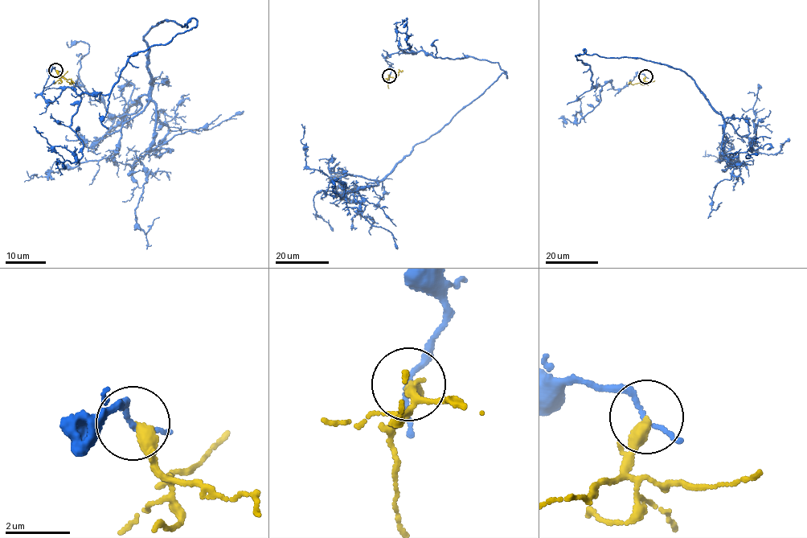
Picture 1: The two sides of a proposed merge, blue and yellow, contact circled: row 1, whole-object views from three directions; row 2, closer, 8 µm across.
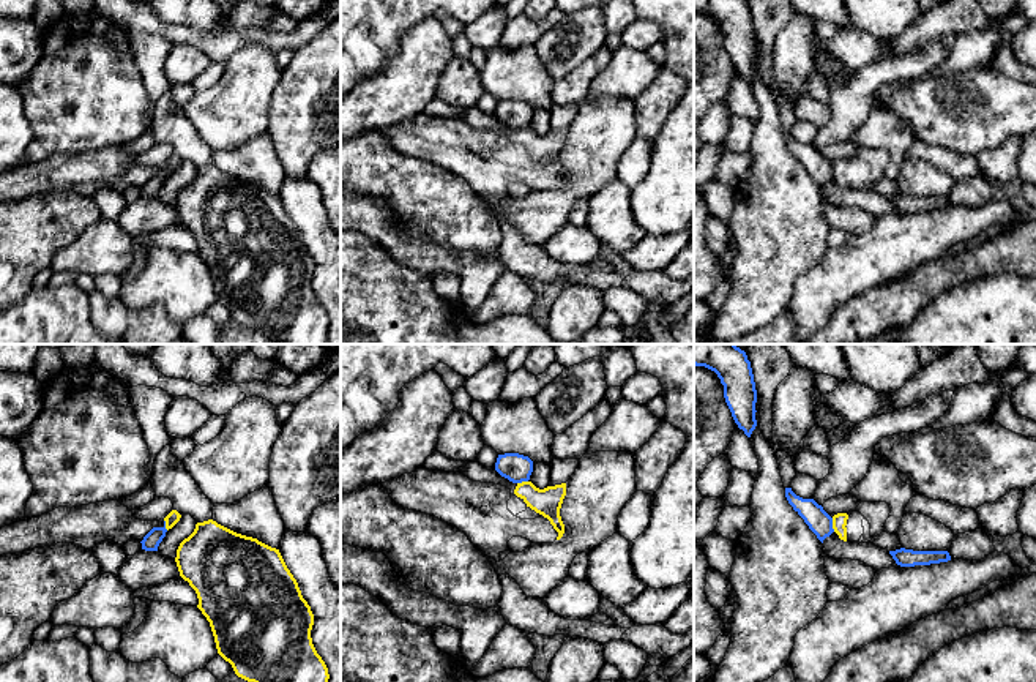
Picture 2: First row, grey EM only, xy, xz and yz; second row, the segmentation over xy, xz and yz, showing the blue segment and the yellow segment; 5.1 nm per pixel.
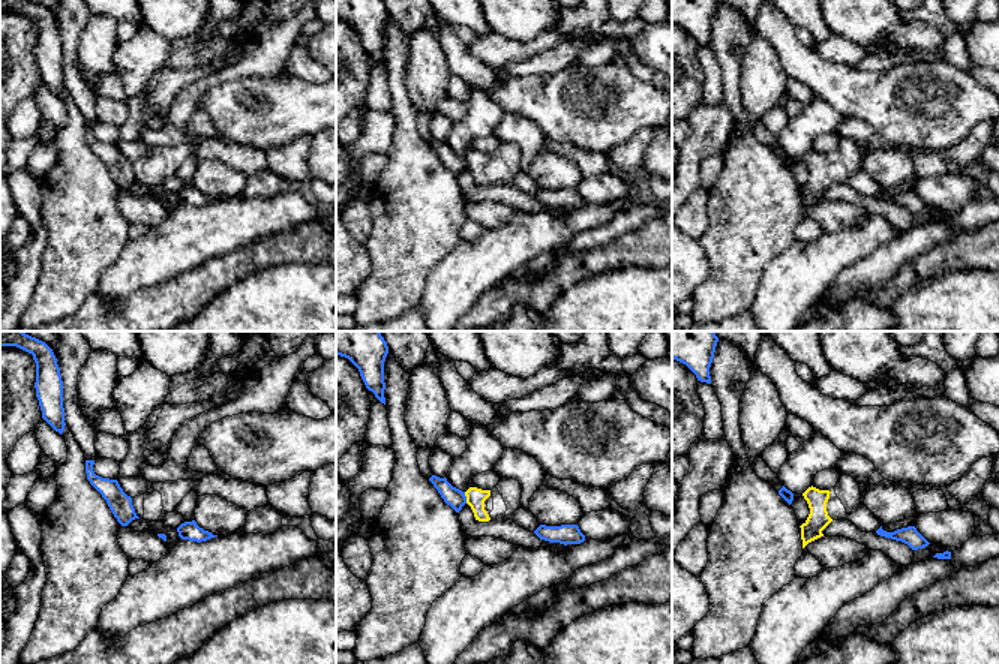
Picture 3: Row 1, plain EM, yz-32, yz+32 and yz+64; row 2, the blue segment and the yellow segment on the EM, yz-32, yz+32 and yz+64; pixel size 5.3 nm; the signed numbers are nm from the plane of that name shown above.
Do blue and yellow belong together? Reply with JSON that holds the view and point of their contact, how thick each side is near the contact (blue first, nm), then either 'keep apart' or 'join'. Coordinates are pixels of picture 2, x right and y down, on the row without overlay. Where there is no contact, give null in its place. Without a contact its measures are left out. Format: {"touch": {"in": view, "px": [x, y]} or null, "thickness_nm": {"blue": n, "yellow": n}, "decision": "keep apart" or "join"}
{"touch": {"in": "yz", "px": [831, 171]}, "thickness_nm": {"blue": 120, "yellow": 80}, "decision": "keep apart"}

